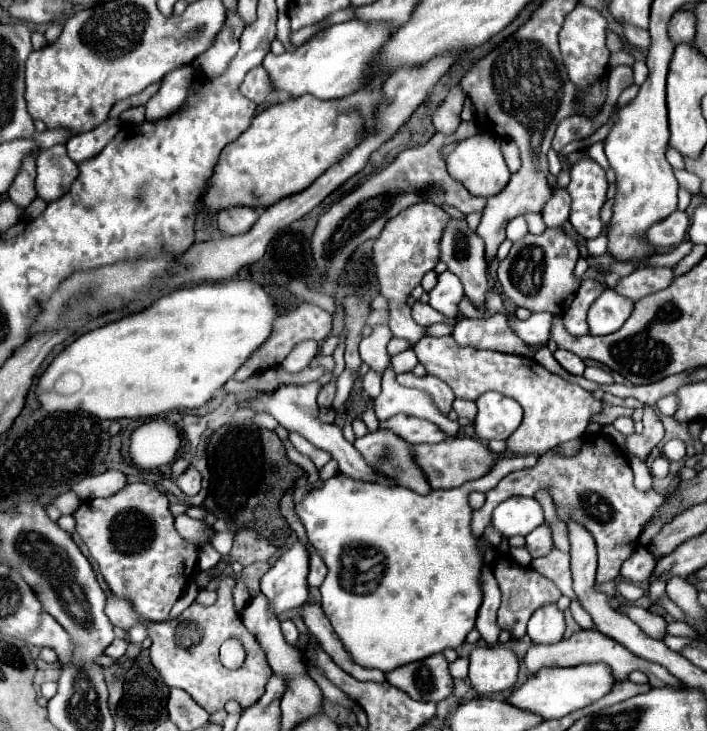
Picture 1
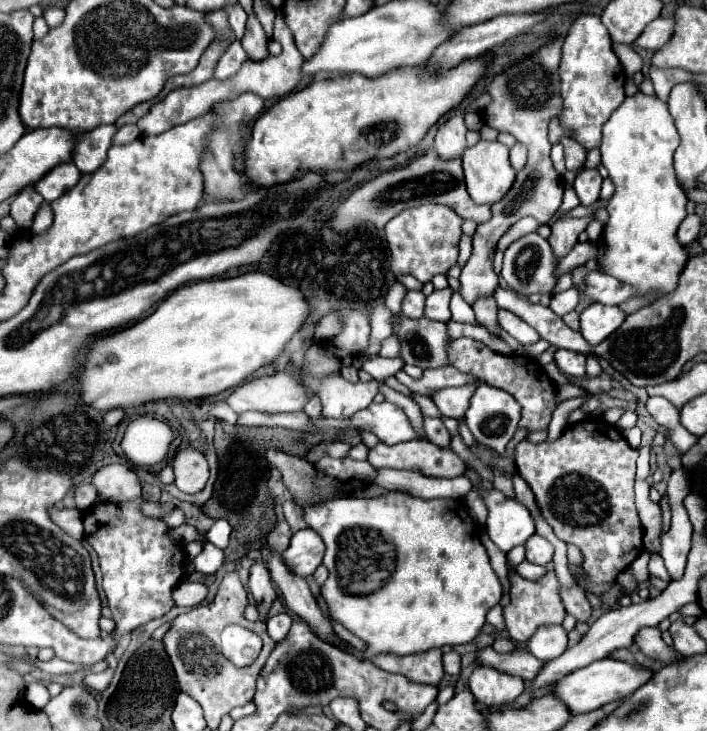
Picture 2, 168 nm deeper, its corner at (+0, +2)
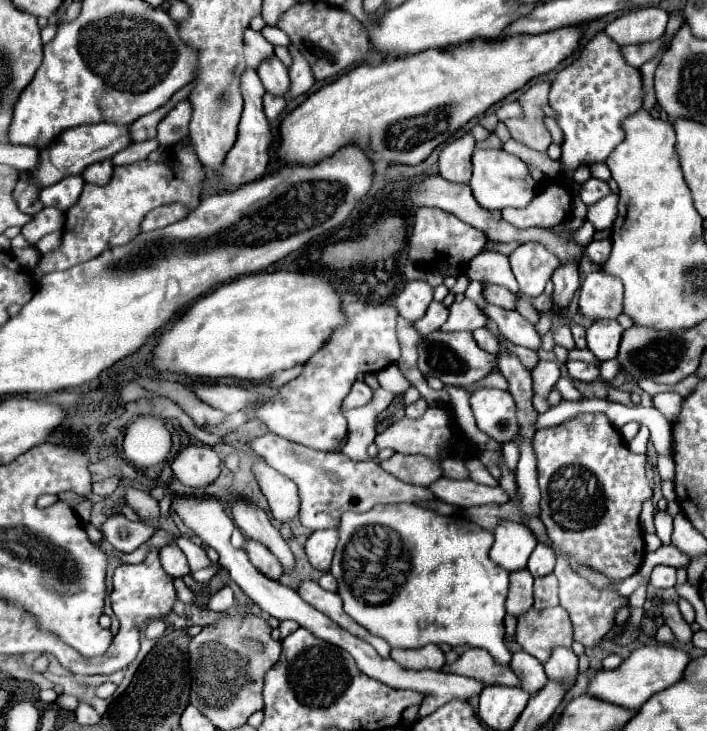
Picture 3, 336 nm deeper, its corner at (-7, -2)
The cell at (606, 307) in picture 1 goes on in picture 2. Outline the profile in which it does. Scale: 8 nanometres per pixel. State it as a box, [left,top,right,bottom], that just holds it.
[581,303,627,345]

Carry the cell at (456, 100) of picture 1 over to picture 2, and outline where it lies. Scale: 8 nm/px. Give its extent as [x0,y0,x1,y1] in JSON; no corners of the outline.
[435,113,467,159]

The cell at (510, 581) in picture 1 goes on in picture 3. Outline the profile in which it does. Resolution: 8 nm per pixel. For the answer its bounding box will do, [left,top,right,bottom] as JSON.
[516,607,572,663]

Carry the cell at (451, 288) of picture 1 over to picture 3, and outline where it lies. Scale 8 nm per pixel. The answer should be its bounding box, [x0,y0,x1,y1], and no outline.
[412,301,448,337]

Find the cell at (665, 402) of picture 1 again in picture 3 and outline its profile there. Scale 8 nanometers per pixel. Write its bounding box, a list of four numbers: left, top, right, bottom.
[654,391,682,425]

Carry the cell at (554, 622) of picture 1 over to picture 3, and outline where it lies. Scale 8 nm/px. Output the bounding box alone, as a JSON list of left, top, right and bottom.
[544,647,578,689]

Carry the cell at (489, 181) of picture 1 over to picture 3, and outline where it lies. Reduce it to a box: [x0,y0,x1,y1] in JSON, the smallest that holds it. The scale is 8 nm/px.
[470,149,538,211]

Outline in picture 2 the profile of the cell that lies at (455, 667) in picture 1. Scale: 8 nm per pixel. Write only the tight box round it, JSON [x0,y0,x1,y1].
[443,651,461,677]

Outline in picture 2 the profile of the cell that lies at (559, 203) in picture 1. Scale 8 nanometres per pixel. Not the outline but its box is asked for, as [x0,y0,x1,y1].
[549,215,595,257]

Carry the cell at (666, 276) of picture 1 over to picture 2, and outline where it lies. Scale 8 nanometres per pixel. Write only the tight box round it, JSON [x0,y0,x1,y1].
[585,271,635,305]

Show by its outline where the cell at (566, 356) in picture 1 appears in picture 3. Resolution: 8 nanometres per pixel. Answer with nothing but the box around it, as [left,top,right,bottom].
[566,361,600,381]

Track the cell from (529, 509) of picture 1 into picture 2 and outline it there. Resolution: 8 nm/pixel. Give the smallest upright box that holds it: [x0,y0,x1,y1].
[465,471,535,553]

